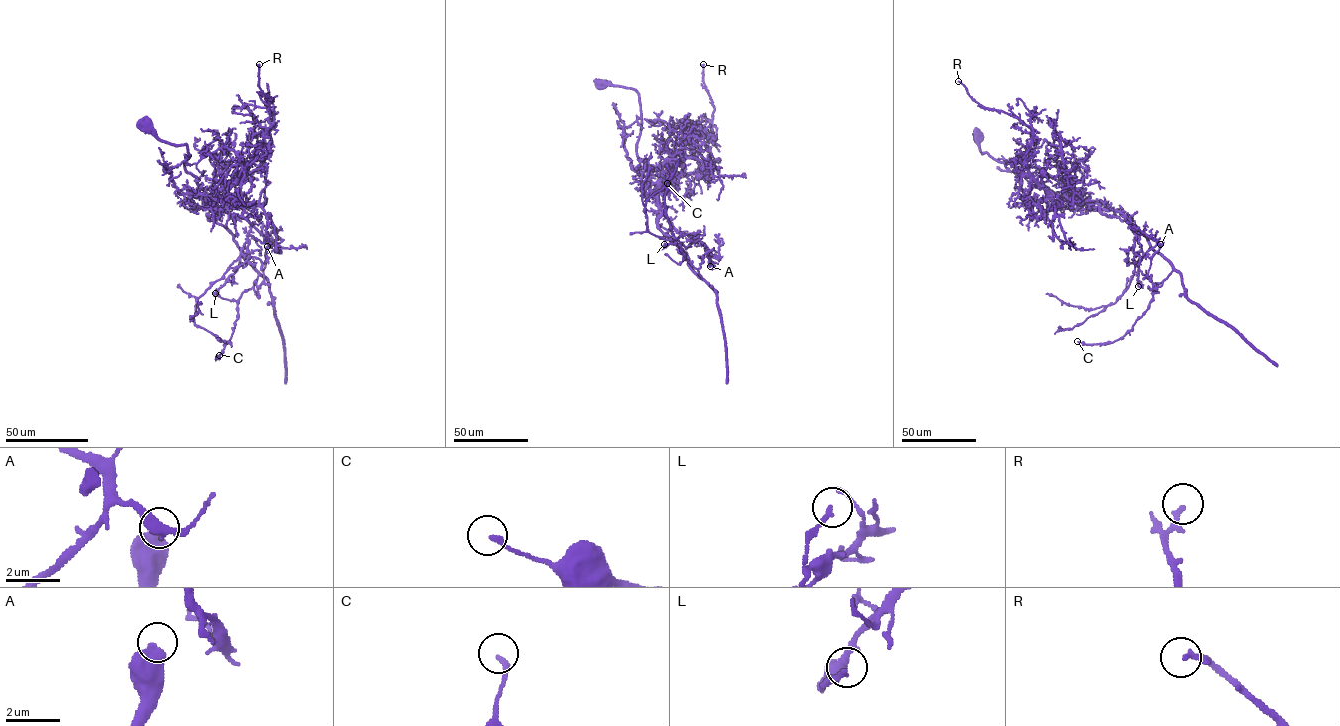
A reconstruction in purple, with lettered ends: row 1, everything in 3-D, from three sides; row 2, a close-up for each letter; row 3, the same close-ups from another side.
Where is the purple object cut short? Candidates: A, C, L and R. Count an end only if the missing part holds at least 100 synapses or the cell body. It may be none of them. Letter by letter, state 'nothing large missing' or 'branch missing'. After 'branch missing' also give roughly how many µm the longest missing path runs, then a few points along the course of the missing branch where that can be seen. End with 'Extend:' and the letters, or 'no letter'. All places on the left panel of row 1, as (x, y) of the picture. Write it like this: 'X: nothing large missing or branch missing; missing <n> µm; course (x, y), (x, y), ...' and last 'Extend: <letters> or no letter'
A: nothing large missing
C: nothing large missing
L: nothing large missing
R: nothing large missing
Extend: no letter

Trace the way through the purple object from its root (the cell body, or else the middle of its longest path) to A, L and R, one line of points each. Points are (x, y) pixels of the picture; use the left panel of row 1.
A: (146, 124), (186, 145), (185, 168), (215, 206), (208, 219), (258, 273), (256, 294), (267, 246)
L: (146, 124), (161, 140), (186, 145), (190, 155), (185, 168), (211, 208), (251, 225), (236, 270), (215, 293)
R: (146, 124), (185, 144), (198, 194), (219, 197), (270, 126), (259, 64)

